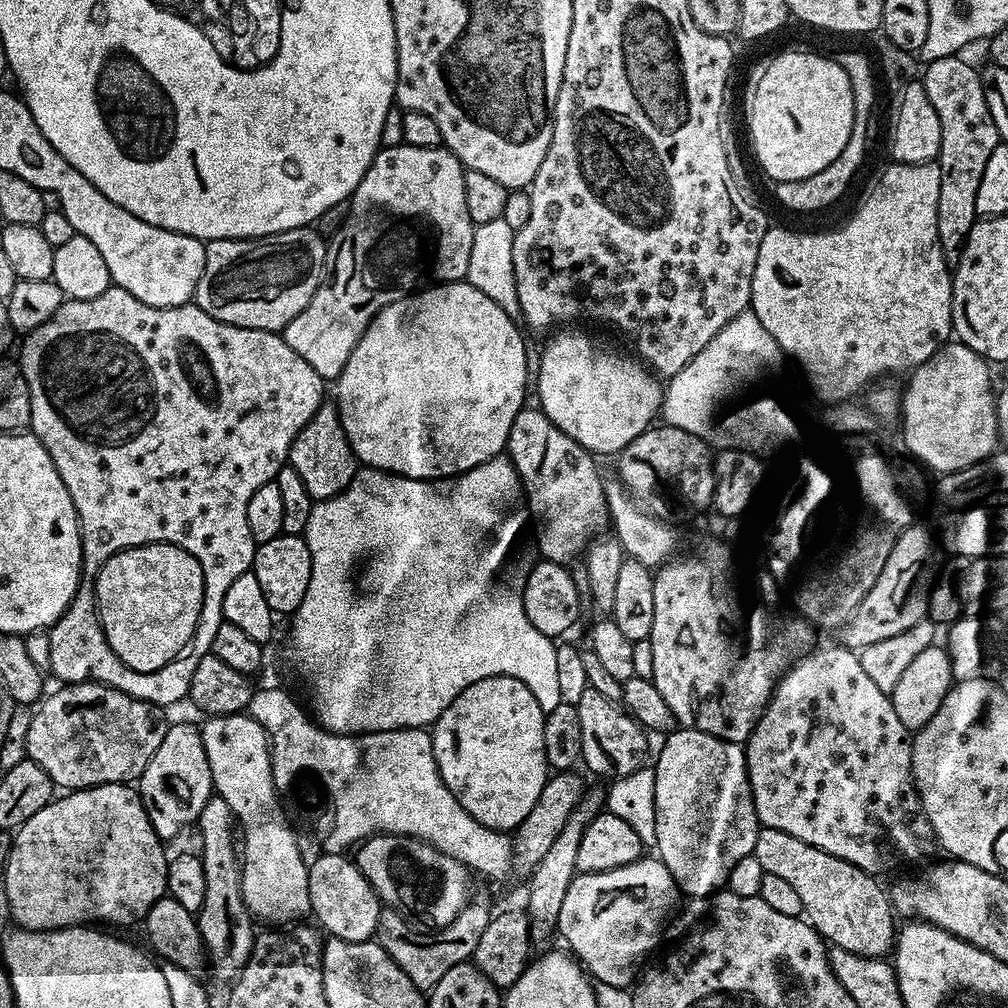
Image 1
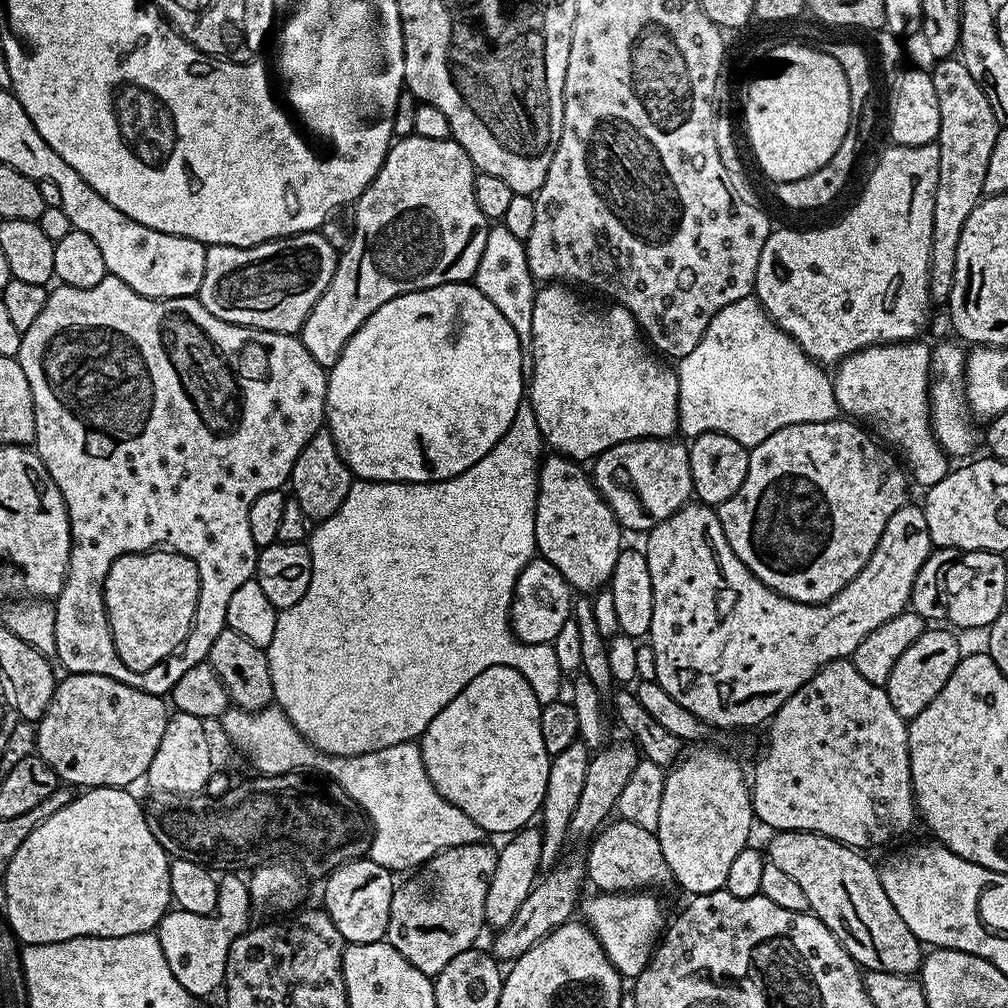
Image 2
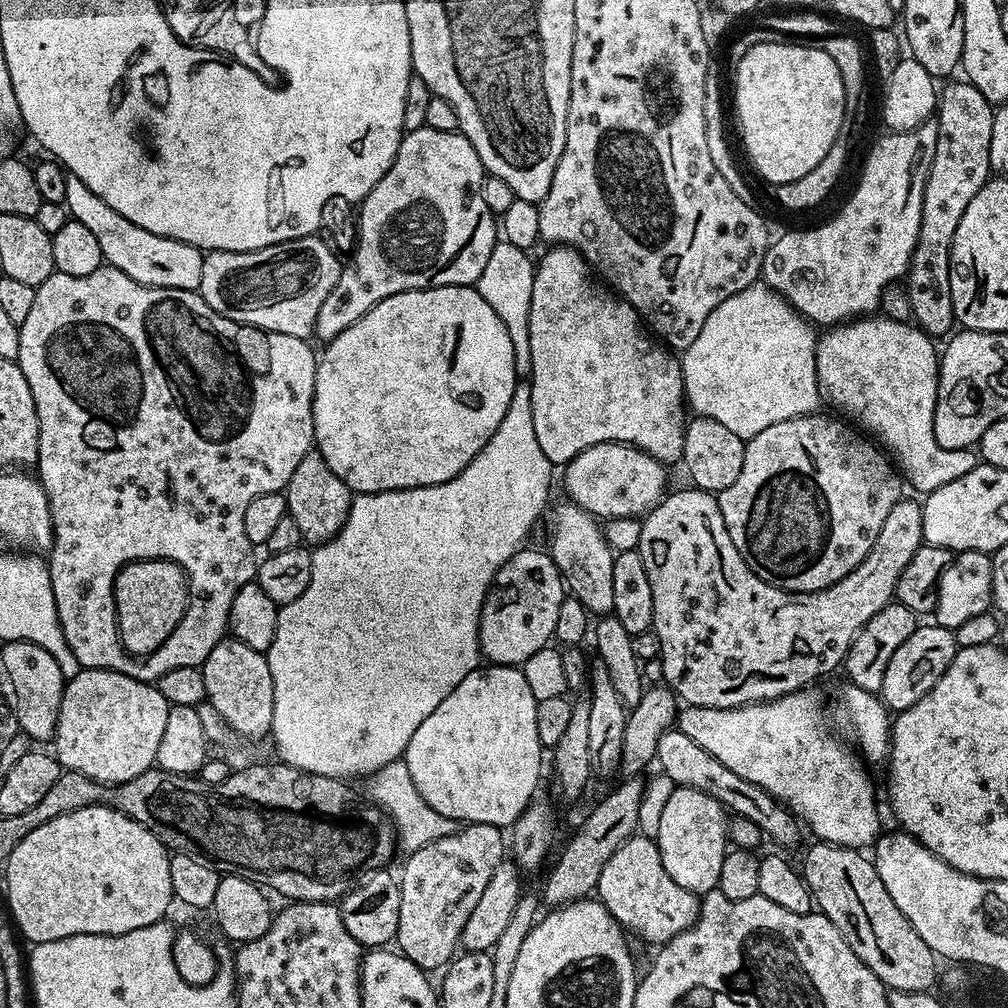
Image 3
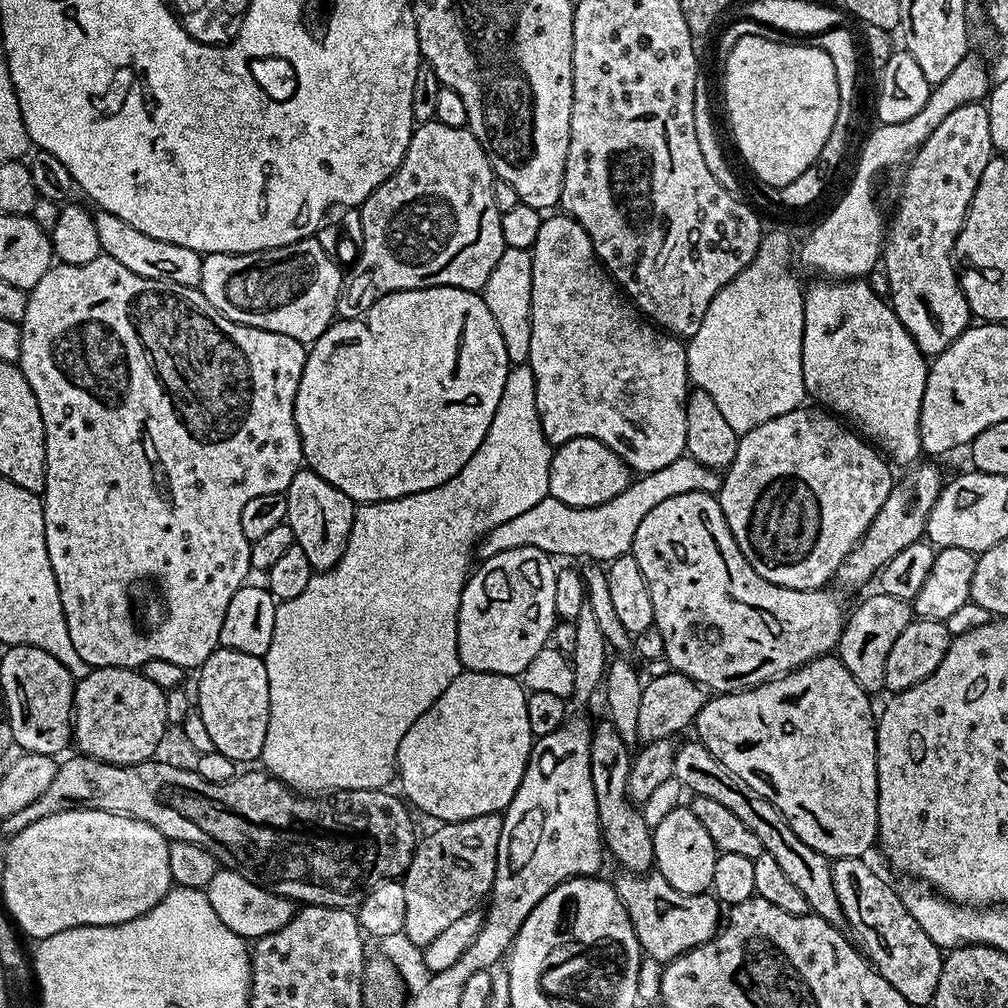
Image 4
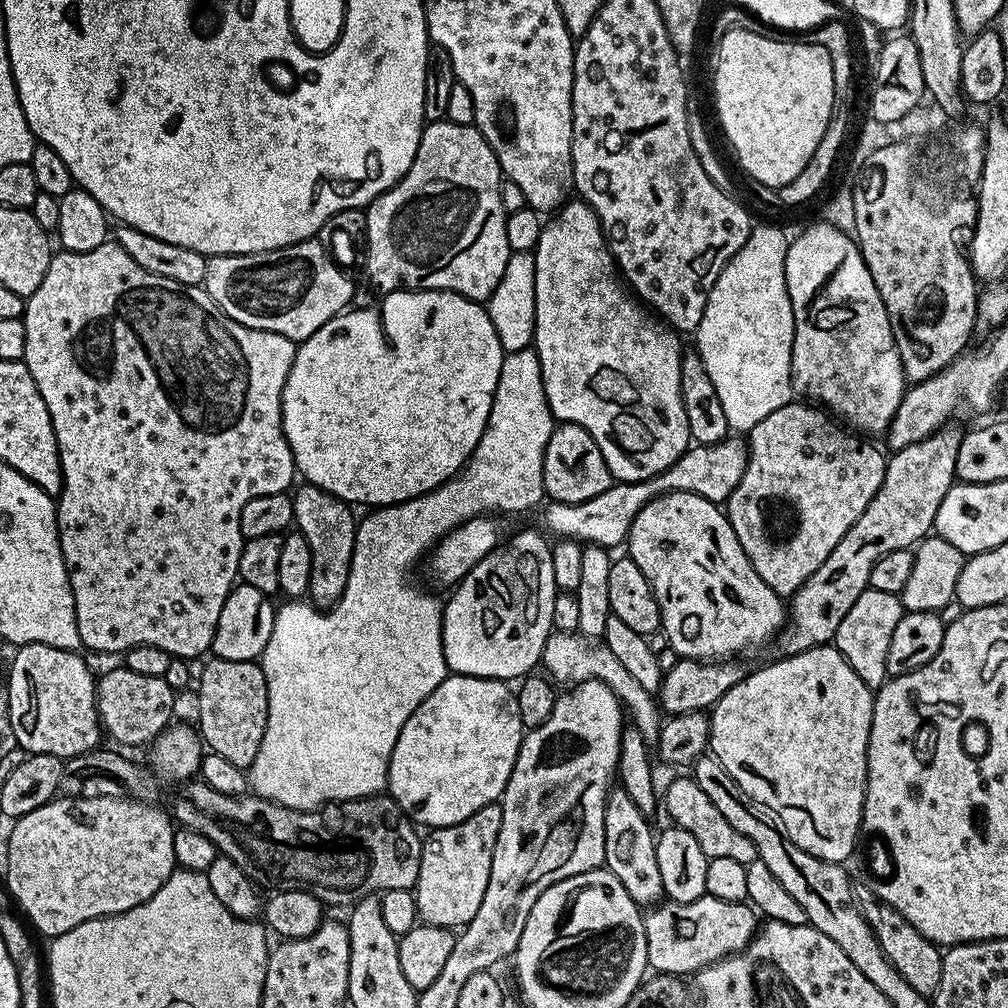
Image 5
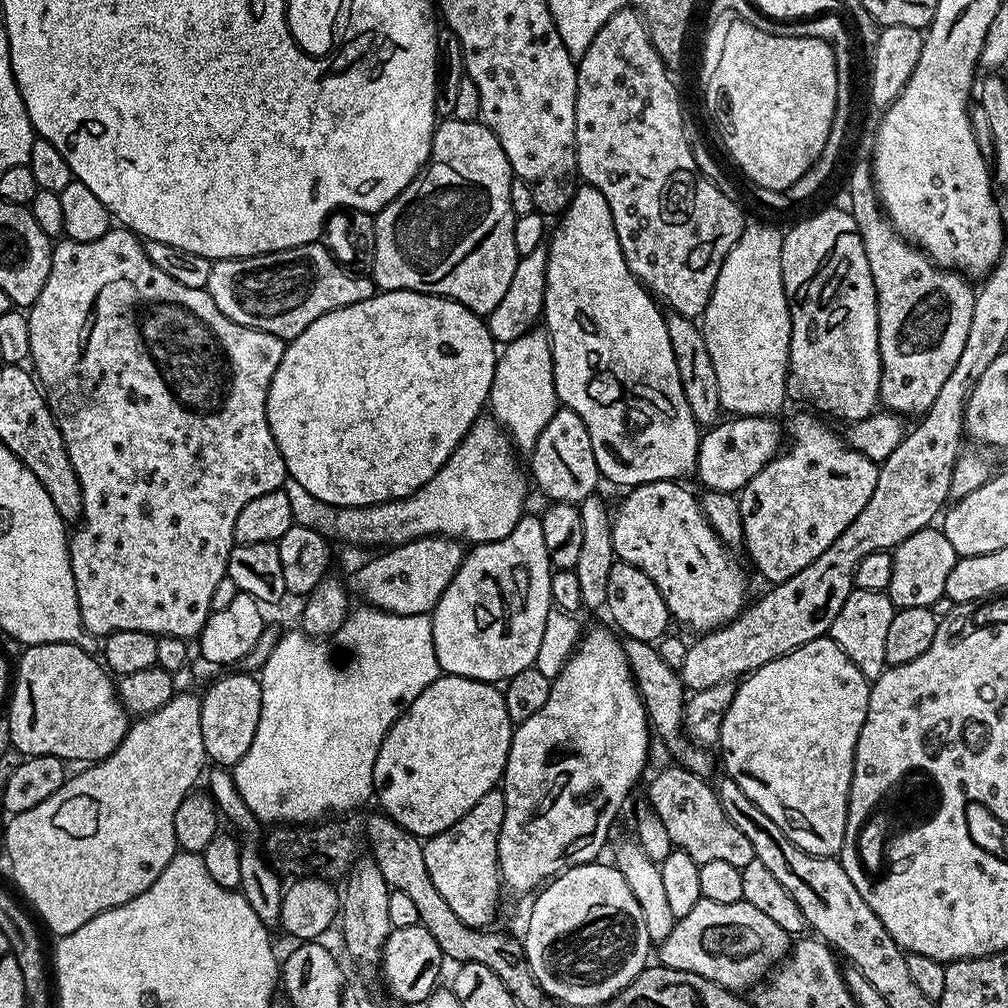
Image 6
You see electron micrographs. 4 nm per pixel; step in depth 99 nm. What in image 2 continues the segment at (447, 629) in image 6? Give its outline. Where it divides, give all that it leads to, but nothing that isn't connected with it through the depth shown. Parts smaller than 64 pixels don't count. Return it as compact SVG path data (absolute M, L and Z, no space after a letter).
M533 558L518 574L512 595L512 632L523 644L551 644L573 615L574 592L549 560Z

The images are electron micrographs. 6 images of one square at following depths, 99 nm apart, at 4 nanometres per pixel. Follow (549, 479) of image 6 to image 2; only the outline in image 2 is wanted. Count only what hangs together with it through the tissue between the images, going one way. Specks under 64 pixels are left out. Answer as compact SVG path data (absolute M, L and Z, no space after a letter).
M676 438L663 440L627 440L610 450L601 452L590 464L592 483L602 494L602 498L614 510L621 529L647 534L654 526L666 522L679 508L693 499L692 475L690 474L690 454L688 444L679 444Z

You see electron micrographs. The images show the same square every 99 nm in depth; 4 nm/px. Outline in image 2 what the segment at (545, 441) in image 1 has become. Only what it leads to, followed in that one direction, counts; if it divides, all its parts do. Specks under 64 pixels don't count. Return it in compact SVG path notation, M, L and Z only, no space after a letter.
M545 455L540 461L534 514L536 550L562 574L569 588L580 594L595 594L611 581L622 547L620 535L614 510L592 483L585 465L569 456Z

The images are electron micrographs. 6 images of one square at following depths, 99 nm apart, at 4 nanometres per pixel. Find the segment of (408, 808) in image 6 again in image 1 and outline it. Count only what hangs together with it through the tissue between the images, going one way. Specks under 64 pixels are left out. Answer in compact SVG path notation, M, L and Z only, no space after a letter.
M495 676L482 678L482 682L474 682L474 686L466 686L454 702L431 725L434 758L440 771L442 782L462 802L462 806L482 826L496 828L499 832L515 830L534 810L534 802L538 802L538 794L542 794L542 786L546 786L550 769L546 762L542 730L545 713L538 706L538 698L526 690L526 686L518 678Z

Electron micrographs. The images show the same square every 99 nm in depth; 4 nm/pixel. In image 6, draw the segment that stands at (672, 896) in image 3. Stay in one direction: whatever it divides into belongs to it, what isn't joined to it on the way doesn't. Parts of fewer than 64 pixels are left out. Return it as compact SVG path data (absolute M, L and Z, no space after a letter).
M701 898L690 910L690 914L679 917L675 921L669 936L658 944L660 950L659 963L665 968L671 968L674 972L689 972L698 974L707 980L713 980L721 988L731 988L733 990L751 989L761 983L779 965L780 961L788 955L790 951L790 937L782 930L762 910L755 906L750 906L744 899L738 902L710 902Z

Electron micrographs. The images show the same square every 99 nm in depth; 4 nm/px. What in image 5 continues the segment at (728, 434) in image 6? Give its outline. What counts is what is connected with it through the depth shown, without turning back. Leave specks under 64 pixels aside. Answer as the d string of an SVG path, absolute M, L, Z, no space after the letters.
M725 438L719 440L717 444L696 444L689 447L687 452L680 455L678 462L674 462L674 466L662 470L662 474L652 476L649 480L639 480L633 484L613 482L606 491L598 494L598 498L590 498L586 502L577 504L549 503L547 505L549 508L544 512L544 524L553 532L553 537L583 542L585 545L596 544L600 548L615 550L619 544L621 547L627 541L630 526L634 522L634 518L638 518L638 510L642 510L642 506L646 506L656 496L665 496L668 492L689 492L706 498L712 504L723 505L730 498L734 486L738 486L738 482L742 482L742 474L746 470L748 461L747 443L743 439L732 439Z

